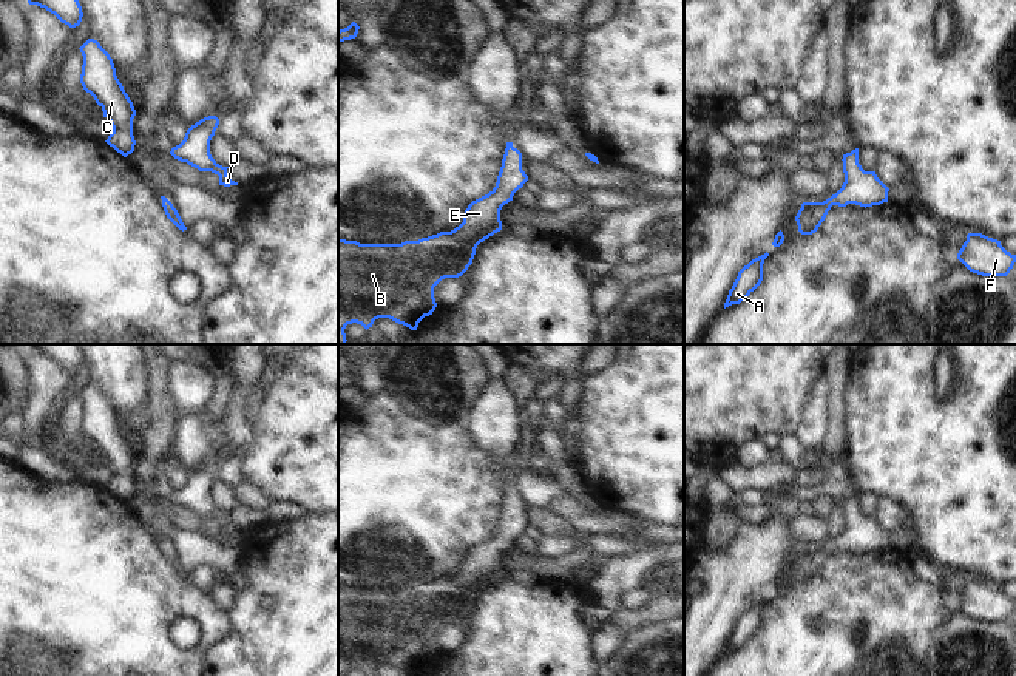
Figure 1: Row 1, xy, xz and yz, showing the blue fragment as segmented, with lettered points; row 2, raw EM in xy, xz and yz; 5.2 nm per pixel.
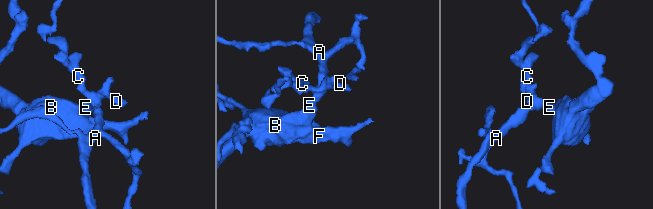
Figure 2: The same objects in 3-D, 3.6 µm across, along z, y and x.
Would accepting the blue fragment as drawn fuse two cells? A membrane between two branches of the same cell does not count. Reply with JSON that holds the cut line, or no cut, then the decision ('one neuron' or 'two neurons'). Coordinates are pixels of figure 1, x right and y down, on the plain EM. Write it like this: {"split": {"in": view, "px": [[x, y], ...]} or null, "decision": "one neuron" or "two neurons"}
{"split": null, "decision": "one neuron"}

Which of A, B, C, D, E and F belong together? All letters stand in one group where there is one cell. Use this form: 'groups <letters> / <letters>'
groups A B C D E F

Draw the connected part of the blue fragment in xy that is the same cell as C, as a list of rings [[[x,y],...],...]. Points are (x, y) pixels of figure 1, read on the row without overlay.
[[[88,384],[80,394],[83,401],[80,429],[102,454],[113,472],[113,478],[105,486],[124,503],[134,497],[133,465],[136,455],[122,429],[116,421],[116,414],[110,400],[94,384]]]

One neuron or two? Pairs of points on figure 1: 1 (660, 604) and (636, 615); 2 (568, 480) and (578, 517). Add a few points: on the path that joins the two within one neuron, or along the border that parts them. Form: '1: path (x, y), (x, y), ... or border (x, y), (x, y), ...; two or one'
1: path (653, 610), (643, 615); one
2: border (565, 493), (578, 497); two

